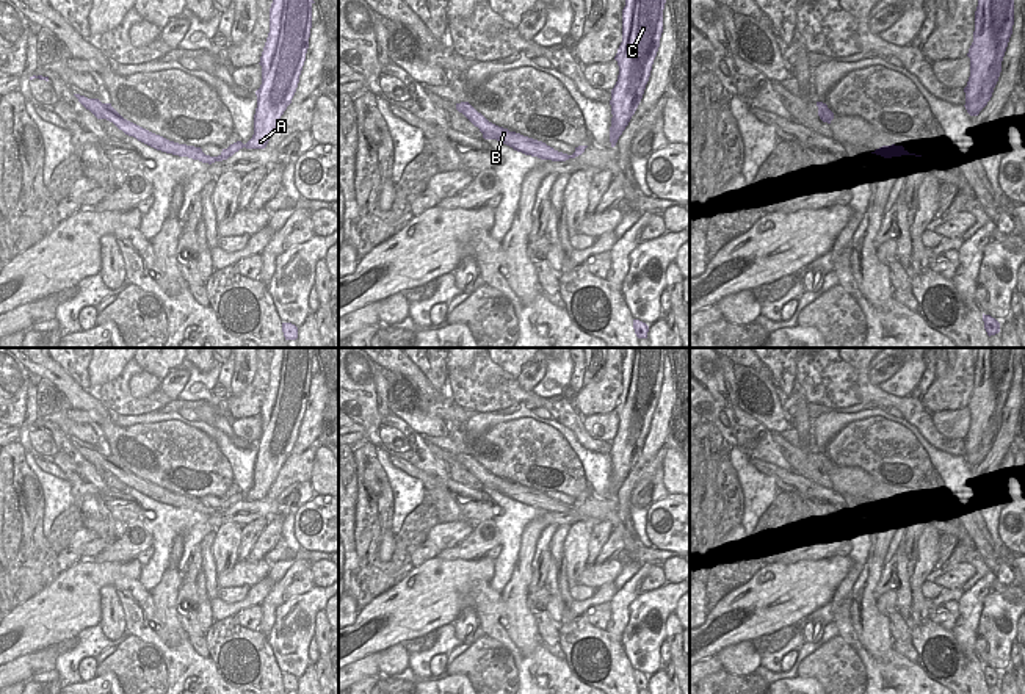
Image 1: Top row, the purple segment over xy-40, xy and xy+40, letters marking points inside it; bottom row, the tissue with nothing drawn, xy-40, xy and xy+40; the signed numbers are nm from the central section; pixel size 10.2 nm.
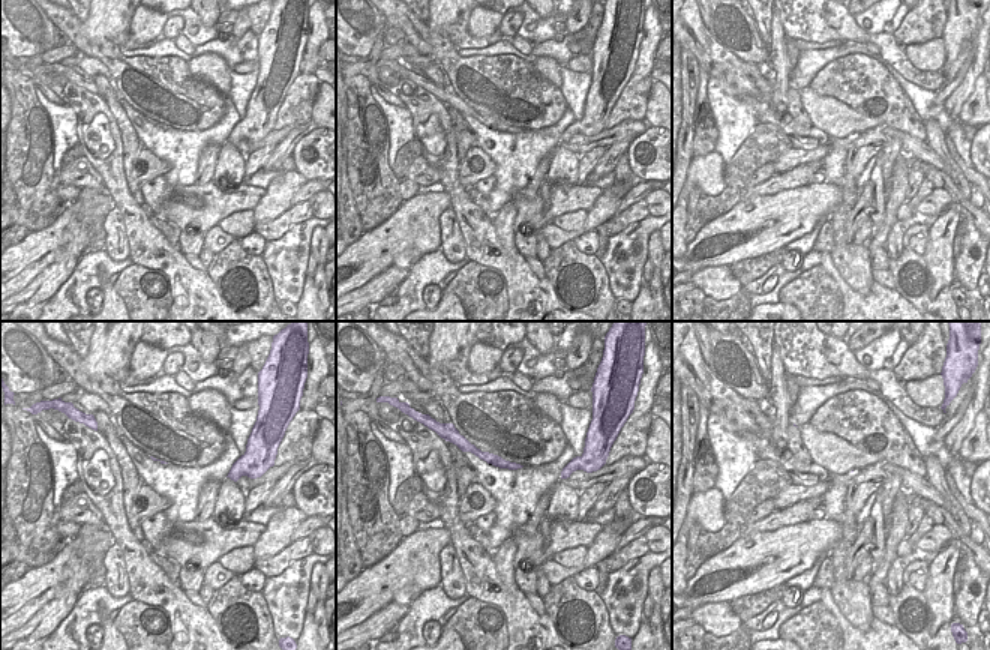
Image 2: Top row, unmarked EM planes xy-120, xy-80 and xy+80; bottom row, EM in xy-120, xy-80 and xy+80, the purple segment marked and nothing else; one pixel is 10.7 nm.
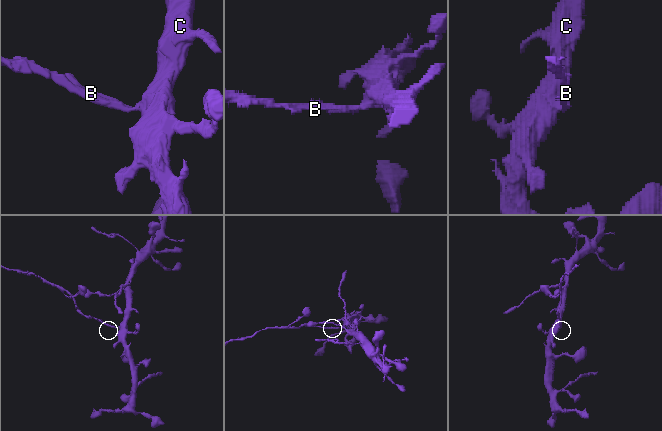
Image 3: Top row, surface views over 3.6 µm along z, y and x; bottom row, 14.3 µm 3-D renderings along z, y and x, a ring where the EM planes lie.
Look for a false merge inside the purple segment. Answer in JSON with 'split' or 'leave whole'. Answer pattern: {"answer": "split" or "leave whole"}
{"answer": "split"}

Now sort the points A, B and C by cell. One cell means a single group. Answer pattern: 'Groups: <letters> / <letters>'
Groups: A C / B.

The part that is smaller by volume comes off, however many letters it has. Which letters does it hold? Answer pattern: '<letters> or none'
B.

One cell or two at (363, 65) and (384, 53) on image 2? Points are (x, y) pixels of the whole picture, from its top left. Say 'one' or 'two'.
one

